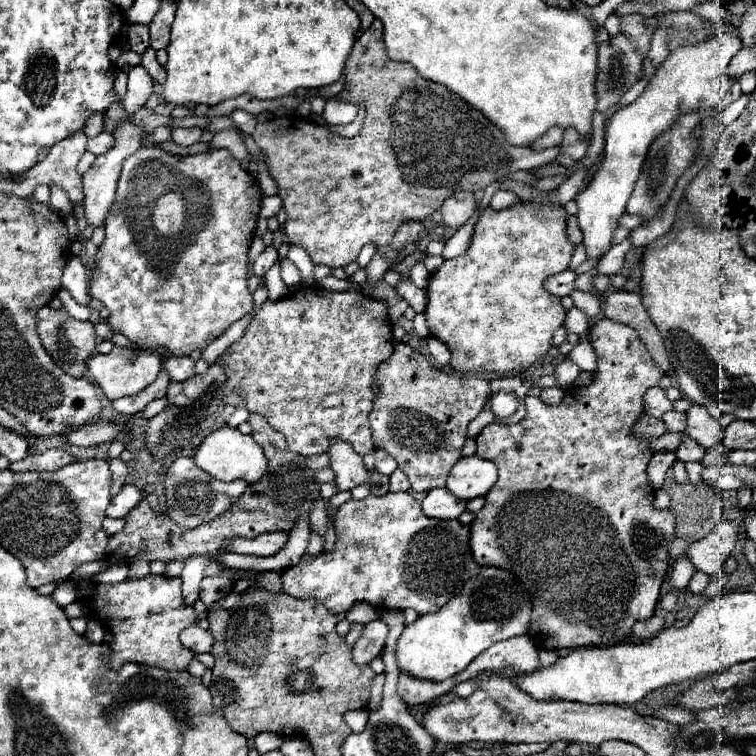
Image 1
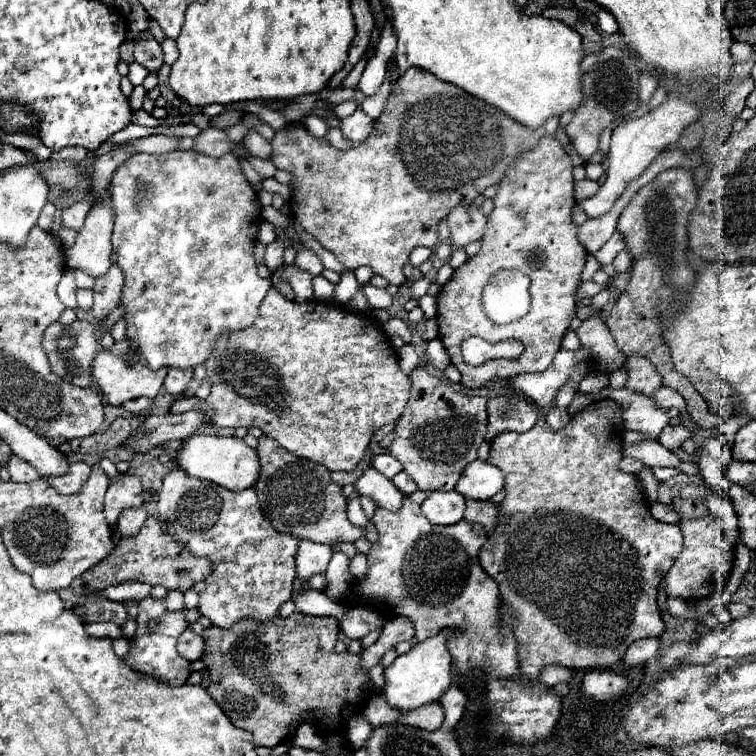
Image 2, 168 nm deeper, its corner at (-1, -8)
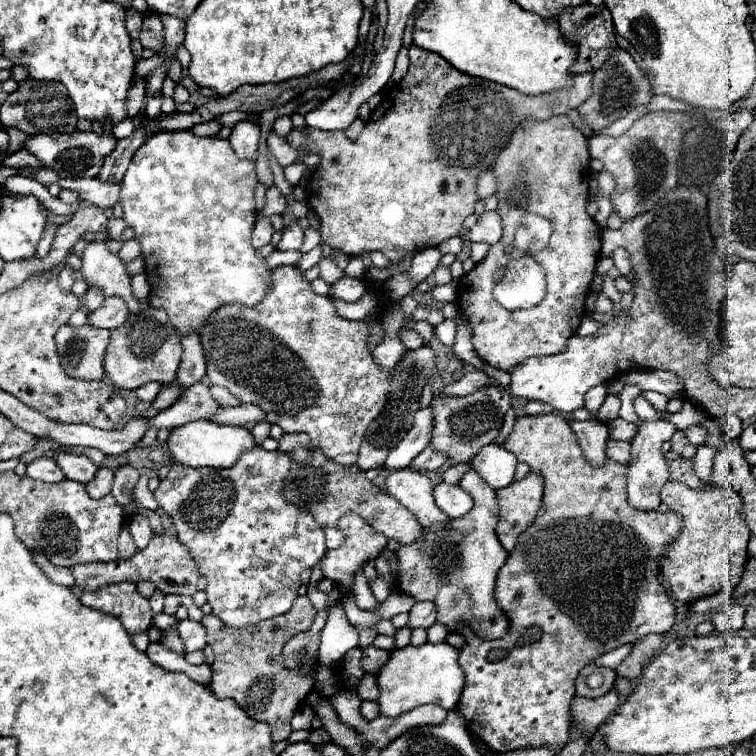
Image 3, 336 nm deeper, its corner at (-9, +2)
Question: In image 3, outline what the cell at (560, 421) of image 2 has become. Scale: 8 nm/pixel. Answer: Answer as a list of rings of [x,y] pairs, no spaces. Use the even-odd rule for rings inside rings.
[[[571,420],[569,426],[577,434],[579,446],[587,462],[591,466],[603,466],[607,462],[605,456],[605,438],[609,436],[607,426],[601,422],[579,422],[579,420]]]

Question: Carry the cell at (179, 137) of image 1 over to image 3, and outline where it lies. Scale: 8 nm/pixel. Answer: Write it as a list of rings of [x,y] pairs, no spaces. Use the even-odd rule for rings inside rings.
[[[239,122],[233,126],[233,134],[229,138],[231,148],[239,158],[245,160],[257,160],[257,148],[259,148],[259,136],[261,130],[253,122]]]

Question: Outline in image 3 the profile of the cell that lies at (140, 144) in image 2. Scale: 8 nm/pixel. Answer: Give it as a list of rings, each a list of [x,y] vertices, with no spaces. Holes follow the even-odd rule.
[[[211,120],[211,122],[205,122],[205,124],[197,124],[191,132],[195,132],[197,136],[215,136],[219,130],[221,130],[221,124]]]

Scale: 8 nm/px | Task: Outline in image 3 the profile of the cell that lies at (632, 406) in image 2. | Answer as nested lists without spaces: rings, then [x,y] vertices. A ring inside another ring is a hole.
[[[665,420],[657,422],[643,422],[637,436],[631,440],[631,460],[627,462],[627,494],[629,494],[629,504],[637,510],[643,512],[653,512],[659,508],[659,492],[663,484],[669,480],[667,472],[667,460],[661,452],[661,444],[669,440],[675,434],[675,426]]]

